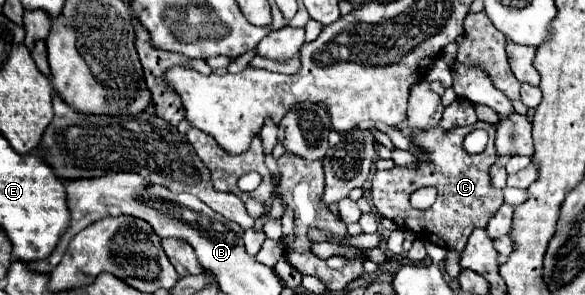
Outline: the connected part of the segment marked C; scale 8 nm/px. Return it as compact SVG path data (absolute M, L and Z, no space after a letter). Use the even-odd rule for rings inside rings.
M476 121L466 127L452 127L444 131L440 125L430 127L430 131L406 131L400 129L416 147L422 149L424 157L418 159L416 167L394 165L386 171L376 171L372 177L372 203L382 217L394 221L400 229L410 229L418 239L432 241L444 249L462 251L470 233L476 227L486 227L488 219L502 205L502 191L492 189L488 169L498 161L494 147L494 125ZM474 129L484 129L488 133L488 145L478 155L468 155L462 149L462 139ZM422 185L434 185L438 189L438 199L430 209L414 209L410 205L410 193Z

